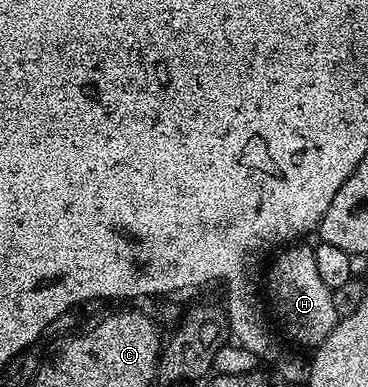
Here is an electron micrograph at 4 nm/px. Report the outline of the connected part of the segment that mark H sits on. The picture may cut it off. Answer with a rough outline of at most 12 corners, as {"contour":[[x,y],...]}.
{"contour":[[284,245],[265,270],[270,313],[314,348],[341,316],[315,246]]}

